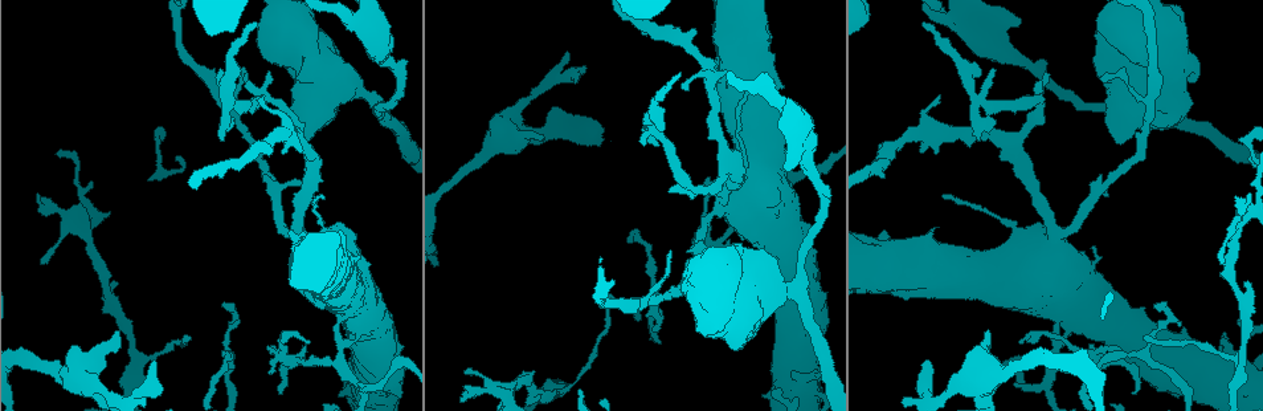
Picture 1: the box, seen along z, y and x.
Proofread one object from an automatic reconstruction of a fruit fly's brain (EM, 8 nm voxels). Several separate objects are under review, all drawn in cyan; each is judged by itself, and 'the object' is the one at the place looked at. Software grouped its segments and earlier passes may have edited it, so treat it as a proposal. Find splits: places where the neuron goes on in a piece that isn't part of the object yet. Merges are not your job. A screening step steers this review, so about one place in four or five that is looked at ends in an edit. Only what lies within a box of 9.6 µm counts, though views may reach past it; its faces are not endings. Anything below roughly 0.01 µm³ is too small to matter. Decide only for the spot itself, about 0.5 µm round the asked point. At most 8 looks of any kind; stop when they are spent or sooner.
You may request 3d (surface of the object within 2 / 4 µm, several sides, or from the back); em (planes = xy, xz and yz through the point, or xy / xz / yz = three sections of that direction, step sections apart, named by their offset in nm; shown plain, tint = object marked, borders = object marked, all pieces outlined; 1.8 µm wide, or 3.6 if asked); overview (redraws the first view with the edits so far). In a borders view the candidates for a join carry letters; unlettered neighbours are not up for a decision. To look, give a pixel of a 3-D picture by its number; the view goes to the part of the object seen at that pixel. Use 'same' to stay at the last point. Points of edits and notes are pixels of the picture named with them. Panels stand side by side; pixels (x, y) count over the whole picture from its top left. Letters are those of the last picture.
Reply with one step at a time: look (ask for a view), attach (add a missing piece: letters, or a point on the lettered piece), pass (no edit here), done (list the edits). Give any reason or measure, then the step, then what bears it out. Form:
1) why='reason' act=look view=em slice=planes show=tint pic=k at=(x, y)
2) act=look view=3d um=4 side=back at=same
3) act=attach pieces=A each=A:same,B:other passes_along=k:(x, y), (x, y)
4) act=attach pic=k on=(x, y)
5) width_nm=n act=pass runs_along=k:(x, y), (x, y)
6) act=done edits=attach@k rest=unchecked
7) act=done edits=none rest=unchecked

why='long arm stops here' act=look view=3d um=2 pic=1 at=(322, 198)

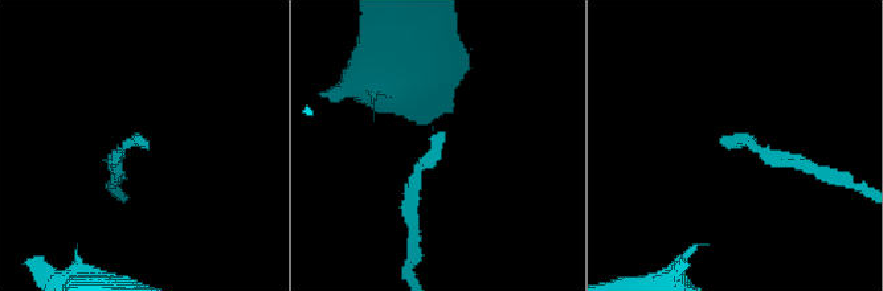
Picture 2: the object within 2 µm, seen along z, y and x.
why='need the tissue' act=look view=em slice=planes show=borders pic=2 at=(437, 133)

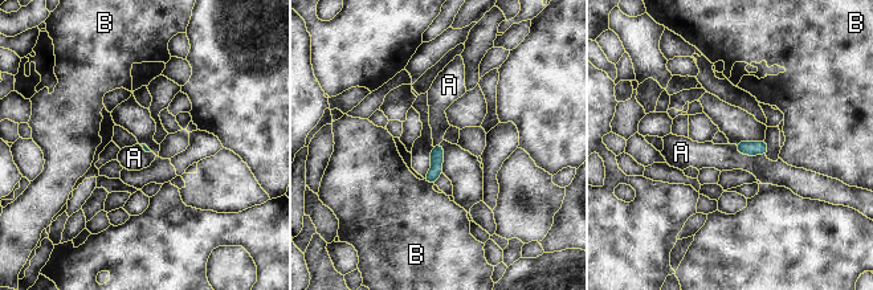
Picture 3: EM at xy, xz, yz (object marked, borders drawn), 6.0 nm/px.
act=pass each=A:other,B:other found='no lettered piece goes on from it'

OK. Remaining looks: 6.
why='three-way junction' act=look view=3d um=4 pic=1 at=(1239, 369)

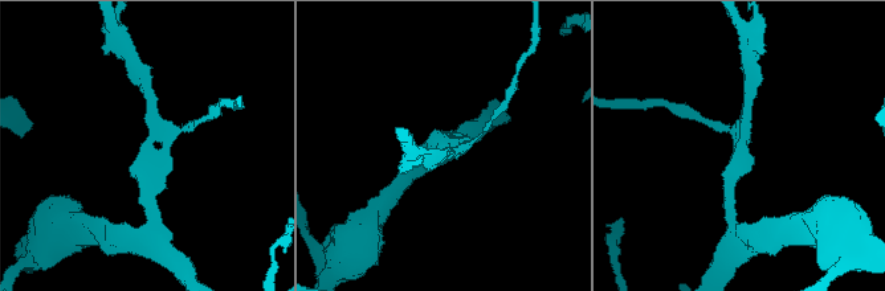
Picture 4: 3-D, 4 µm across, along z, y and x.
arms=3 why='shape alone is not enough' act=look view=em slice=xy step=16 show=borders pic=4 at=(739, 150)

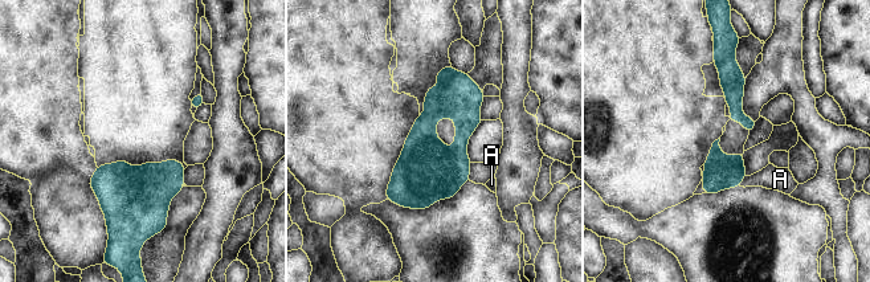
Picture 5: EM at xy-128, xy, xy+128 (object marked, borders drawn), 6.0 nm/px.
act=attach pieces=A each=A:same passes_along=5:(721, 171), (742, 179), (780, 179) found='the neuron continues'

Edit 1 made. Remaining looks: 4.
why='branch stops here' act=look view=3d um=2 pic=1 at=(151, 363)

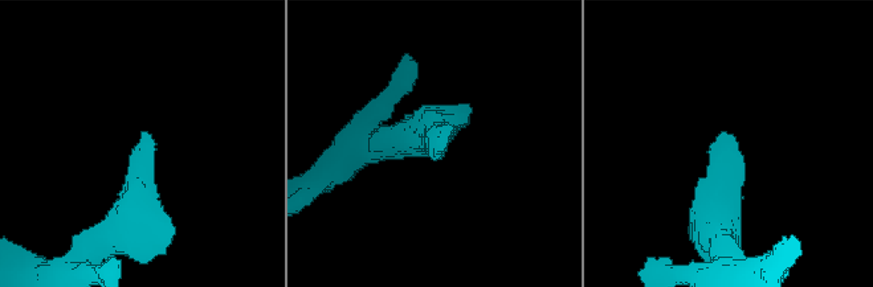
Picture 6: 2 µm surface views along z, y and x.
why='need the tissue' act=look view=em slice=xy step=4 show=tint pic=6 at=(441, 139)

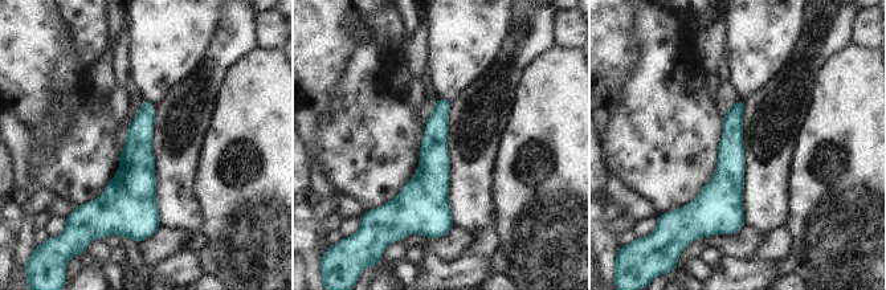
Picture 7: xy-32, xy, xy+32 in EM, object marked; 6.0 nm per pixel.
why='another direction' act=look view=em slice=planes show=borders at=same

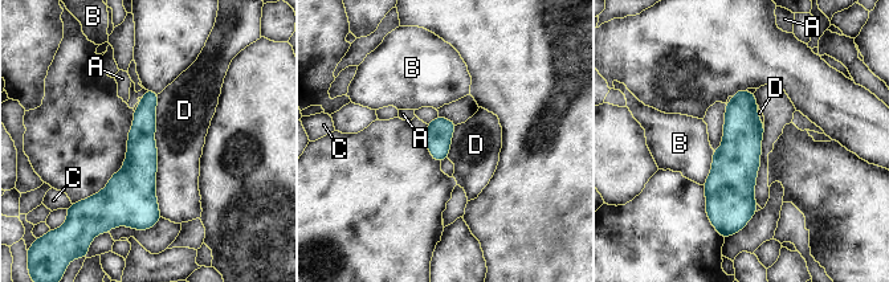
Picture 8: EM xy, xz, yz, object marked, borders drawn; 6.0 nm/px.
width_nm=160 act=pass each=A:other,B:other,C:other,D:other runs_along=8:(743, 94), (735, 217) found='no lettered piece goes on from it'

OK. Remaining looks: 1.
act=done edits=attach@5 rest=unchecked

